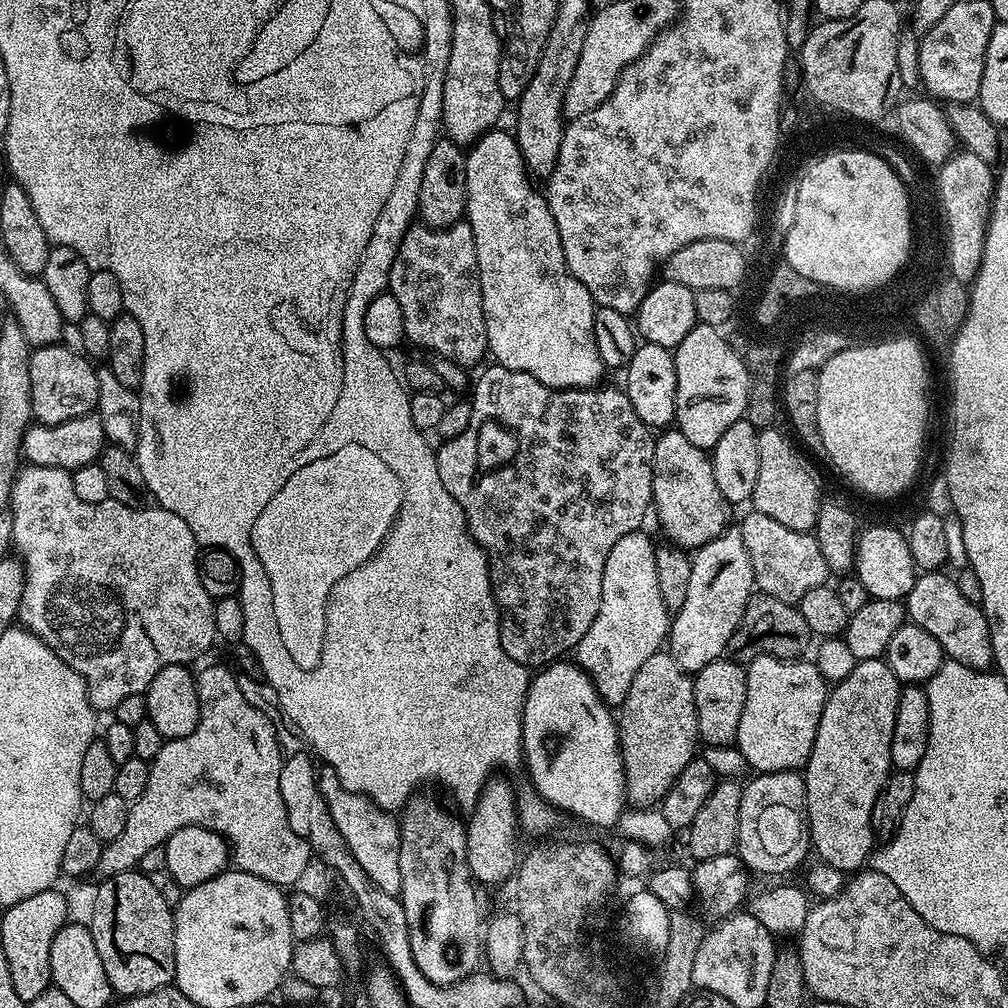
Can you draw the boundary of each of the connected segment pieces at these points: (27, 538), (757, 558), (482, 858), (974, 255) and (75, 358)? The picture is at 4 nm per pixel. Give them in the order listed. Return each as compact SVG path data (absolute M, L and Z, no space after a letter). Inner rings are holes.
M28 464L21 467L16 474L16 480L12 484L12 499L10 511L14 518L14 534L12 535L12 547L15 555L24 566L24 589L22 590L22 602L20 603L19 623L33 632L66 666L70 666L79 676L84 679L88 687L88 697L97 713L111 713L130 694L139 692L147 693L150 682L166 666L182 664L191 665L191 660L199 658L203 652L212 648L212 643L217 643L218 637L214 626L214 598L202 586L200 566L198 563L198 545L190 526L180 523L178 514L170 514L170 510L159 506L147 508L131 508L122 506L122 502L108 499L106 502L82 502L78 493L74 490L72 473L64 468L54 466L42 466L41 464Z
M748 510L738 521L738 527L742 542L746 542L746 554L750 554L750 566L756 579L755 587L770 594L770 598L782 598L782 602L799 605L806 590L814 590L829 583L830 573L826 558L822 558L822 549L812 532L789 530L788 527L774 522L774 518L766 518L766 514L755 510Z
M493 778L484 785L475 808L466 820L467 865L479 885L496 886L513 877L520 853L516 844L518 796L504 780Z
M957 150L946 163L939 165L937 172L940 172L936 176L936 188L940 191L938 208L947 211L948 225L951 229L948 242L951 251L949 268L963 284L971 285L980 269L988 216L992 212L994 168L993 165L982 162L975 154Z
M63 343L35 349L30 358L30 398L35 423L61 424L95 413L99 402L96 371L83 351L68 349Z

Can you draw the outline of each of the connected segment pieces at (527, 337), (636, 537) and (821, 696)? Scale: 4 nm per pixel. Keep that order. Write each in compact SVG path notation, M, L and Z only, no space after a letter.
M500 131L479 136L464 158L468 191L466 219L474 230L488 351L491 359L503 368L530 374L530 378L538 378L538 382L551 388L595 388L606 375L594 342L597 305L593 304L586 286L582 286L566 266L554 214L550 214L547 199L532 189L533 181L526 171L524 155L516 145L515 135L511 131Z
M641 530L618 538L610 554L606 554L606 570L602 570L602 598L590 630L574 649L575 663L594 682L598 694L608 705L623 704L630 694L634 674L642 670L646 658L665 647L670 627L670 613L658 590L656 569L657 545Z
M773 656L747 661L746 706L742 706L742 722L738 722L735 747L739 748L742 758L746 758L749 769L757 773L795 772L808 763L830 688L815 663L808 661L807 664L806 661L804 658L779 660Z

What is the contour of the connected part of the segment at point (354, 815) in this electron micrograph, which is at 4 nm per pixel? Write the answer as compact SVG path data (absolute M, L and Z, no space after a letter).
M321 765L317 771L318 786L327 802L329 812L344 838L351 854L374 886L382 892L398 896L401 890L401 871L399 855L401 853L401 836L399 821L375 802L364 795L346 791L338 778L337 771L328 765Z

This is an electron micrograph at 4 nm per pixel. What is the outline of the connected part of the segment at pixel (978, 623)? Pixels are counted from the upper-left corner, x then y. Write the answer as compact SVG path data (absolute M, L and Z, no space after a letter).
M941 570L917 575L914 586L906 597L907 619L922 626L926 634L934 634L947 659L962 662L962 666L991 669L994 664L992 635L988 629L988 619L984 617L984 609L979 604L970 602L966 594L958 590L955 579L946 573L947 571Z

